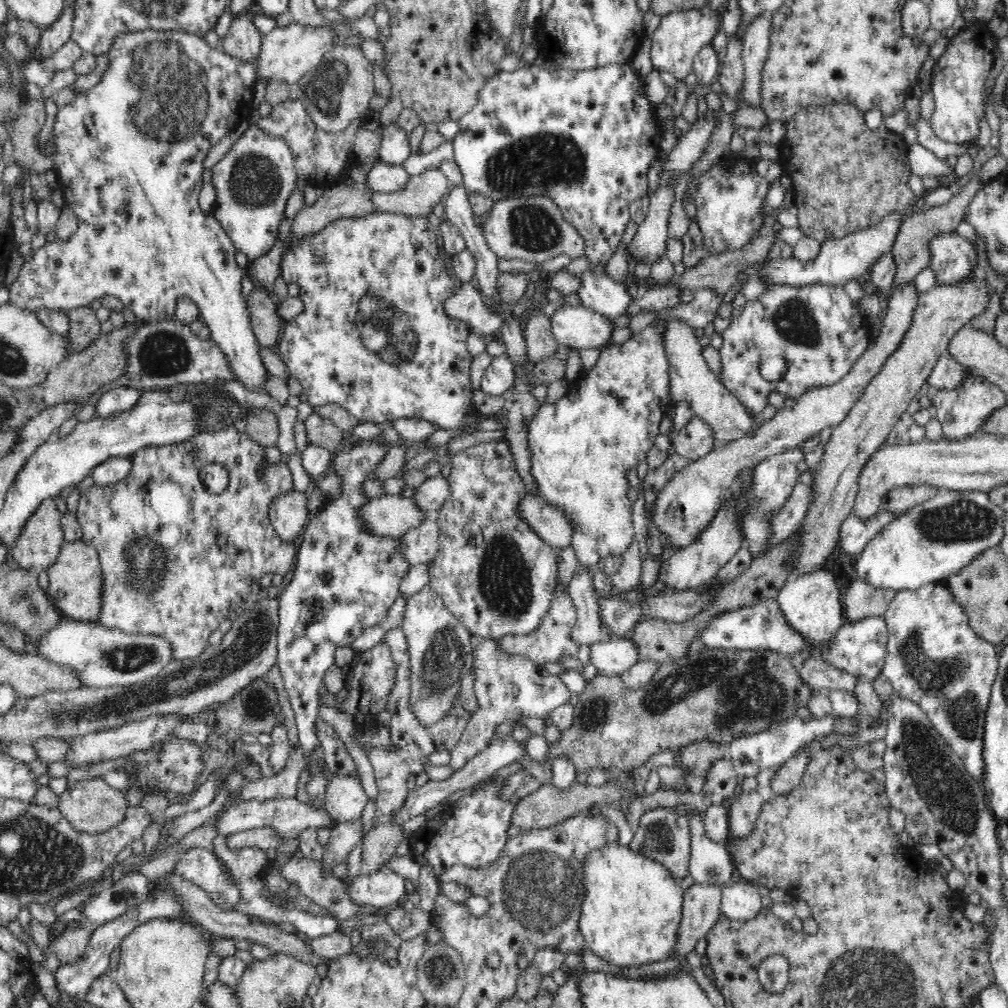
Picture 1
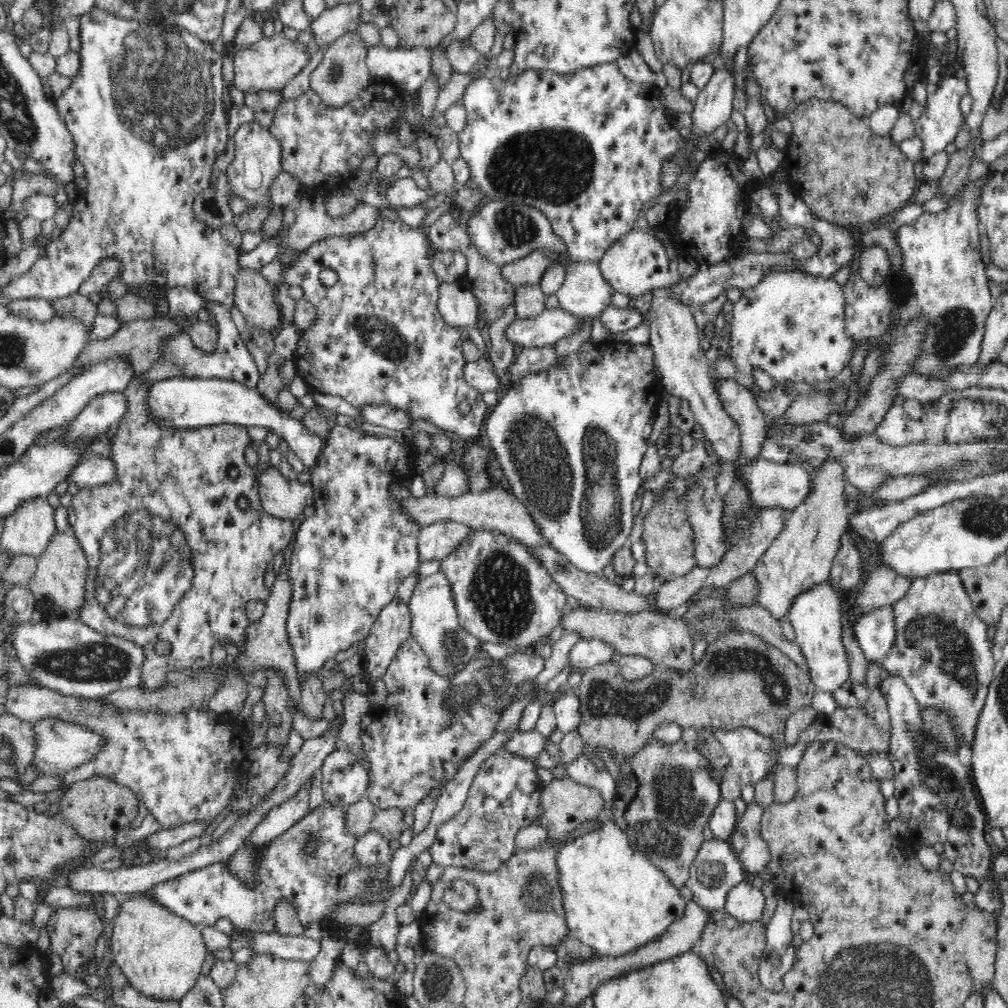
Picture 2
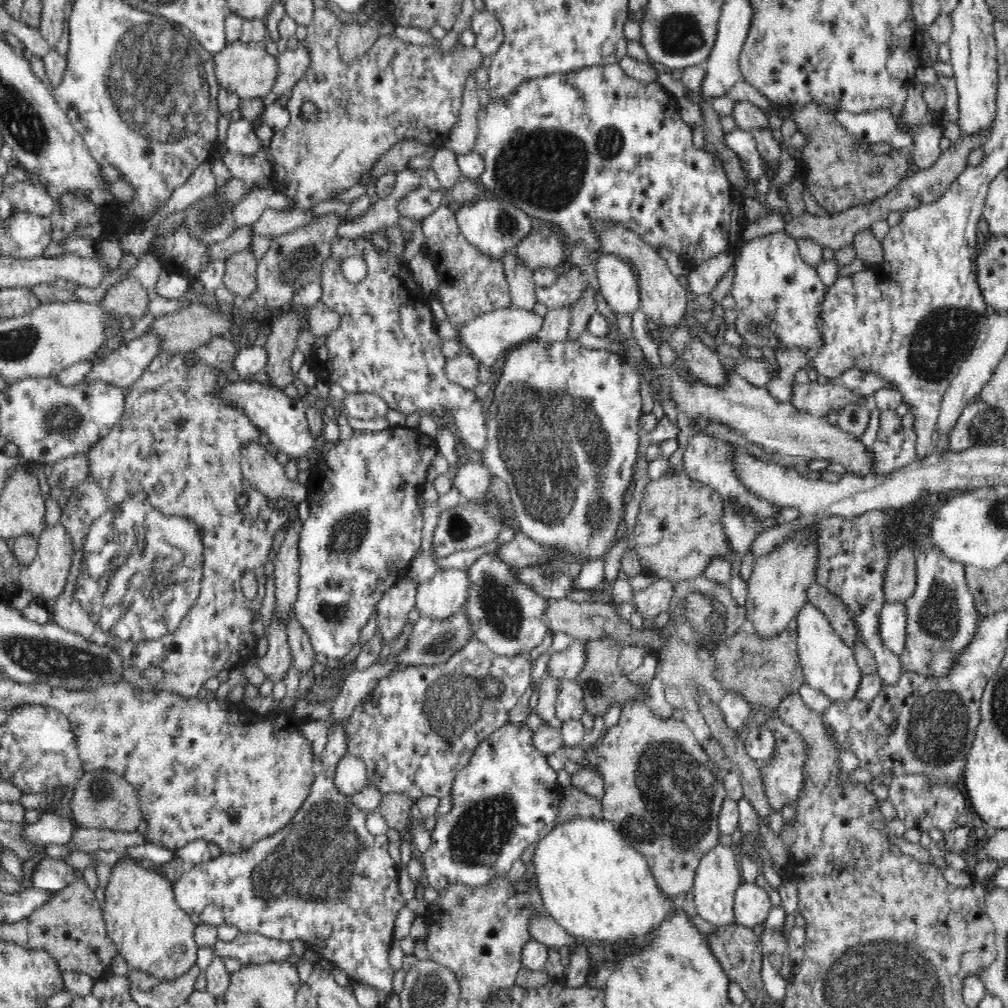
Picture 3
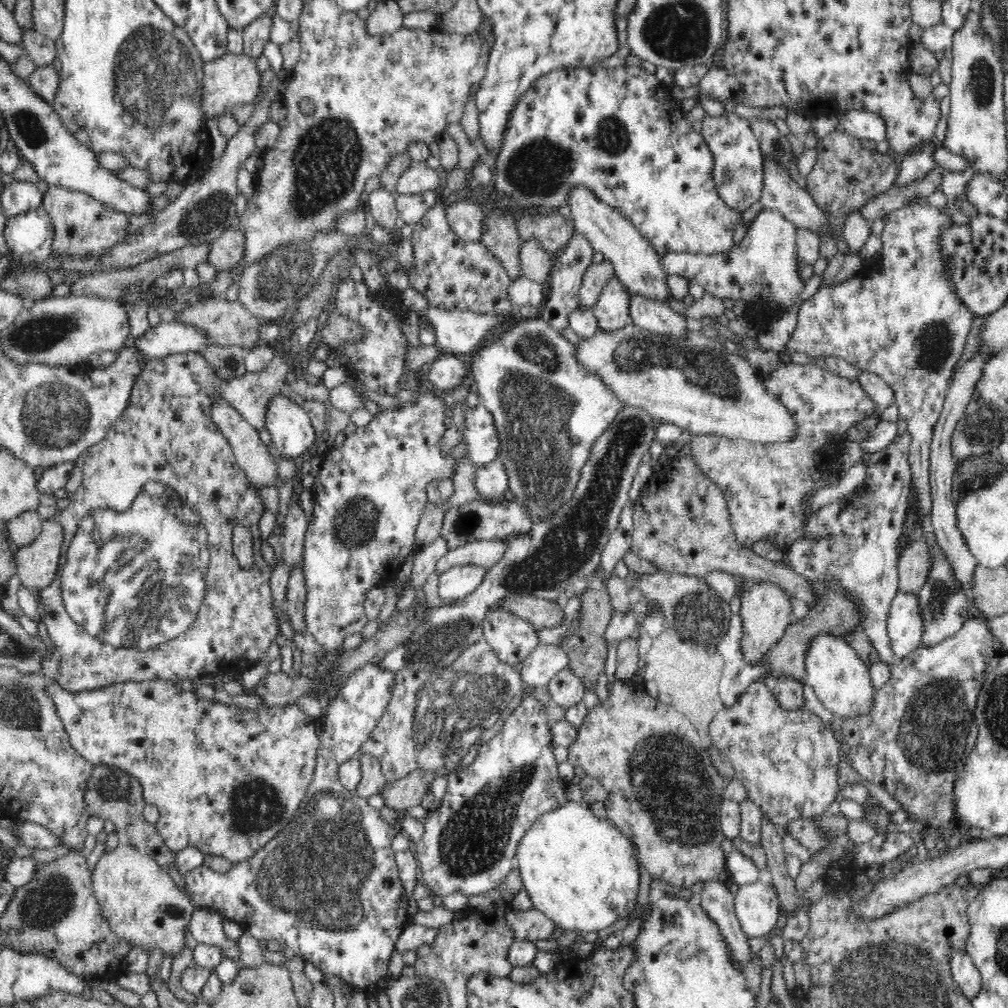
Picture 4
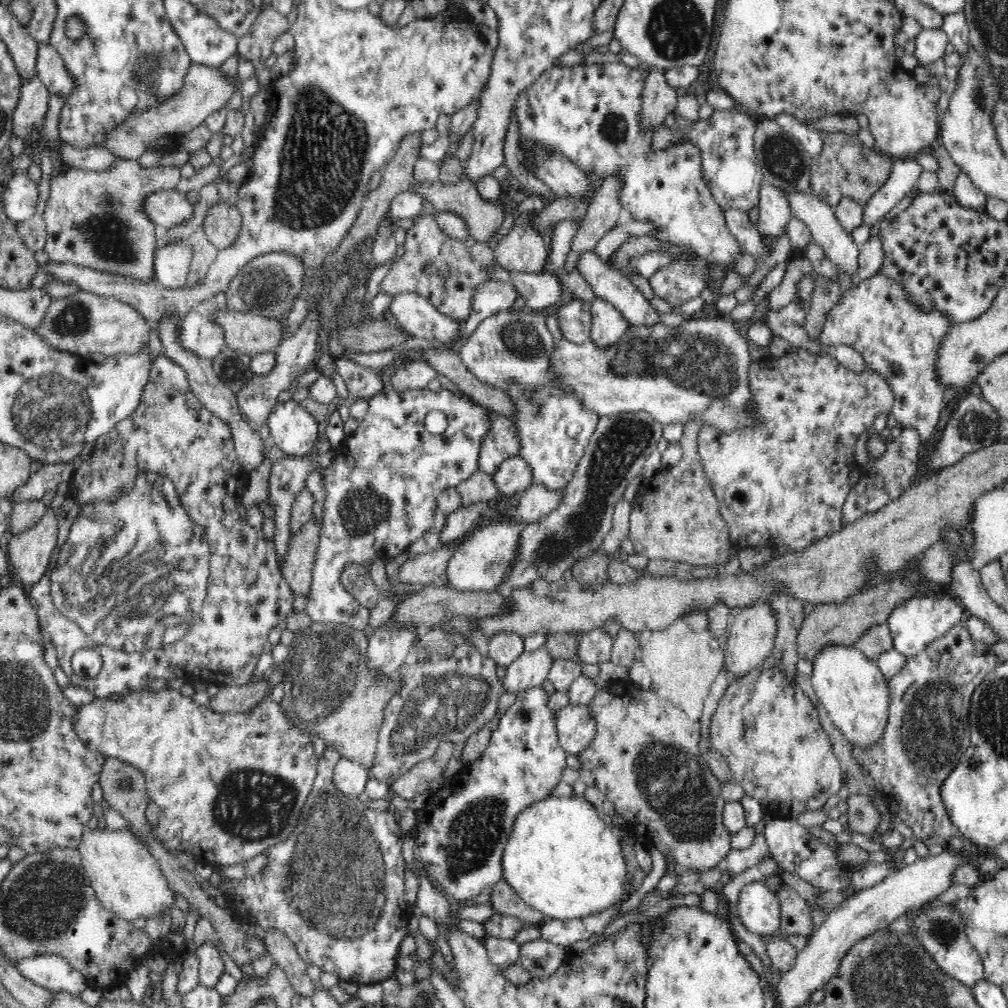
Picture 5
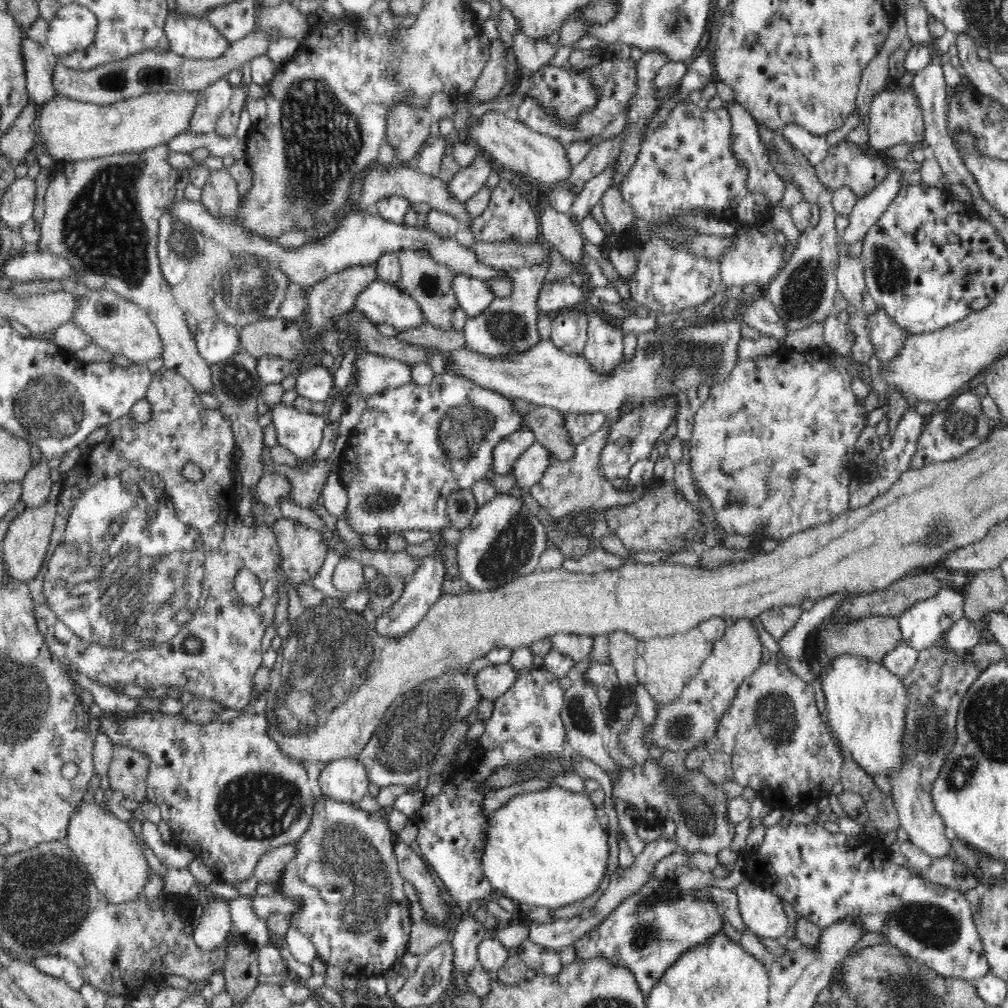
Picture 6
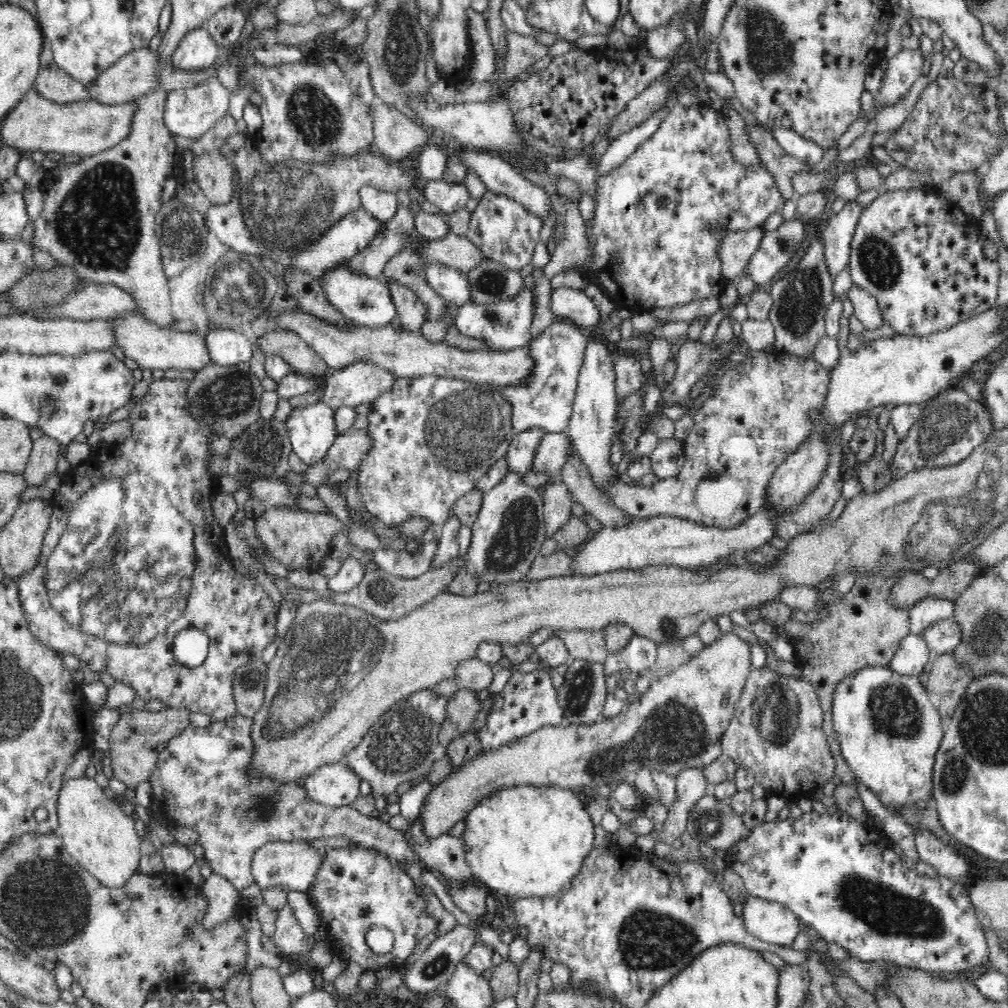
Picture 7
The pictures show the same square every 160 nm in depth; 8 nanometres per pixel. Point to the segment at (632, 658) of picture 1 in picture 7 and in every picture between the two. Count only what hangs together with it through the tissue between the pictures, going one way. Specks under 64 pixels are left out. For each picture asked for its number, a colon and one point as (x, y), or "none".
2: (587, 653)
3: (567, 664)
4: (539, 667)
5: (530, 669)
6: (492, 681)
7: (473, 674)

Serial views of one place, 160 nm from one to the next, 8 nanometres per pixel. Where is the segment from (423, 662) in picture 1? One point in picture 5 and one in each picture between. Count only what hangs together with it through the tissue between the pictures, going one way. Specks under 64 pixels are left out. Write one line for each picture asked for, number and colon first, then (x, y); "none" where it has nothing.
2: (435, 627)
3: (446, 592)
4: (457, 582)
5: (482, 563)

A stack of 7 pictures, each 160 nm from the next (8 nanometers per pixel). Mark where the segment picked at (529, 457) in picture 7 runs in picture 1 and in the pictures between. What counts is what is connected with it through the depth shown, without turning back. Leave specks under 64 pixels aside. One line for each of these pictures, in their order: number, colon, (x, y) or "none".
1: (372, 337)
2: (379, 338)
3: (387, 343)
4: (483, 440)
5: (502, 442)
6: (505, 455)

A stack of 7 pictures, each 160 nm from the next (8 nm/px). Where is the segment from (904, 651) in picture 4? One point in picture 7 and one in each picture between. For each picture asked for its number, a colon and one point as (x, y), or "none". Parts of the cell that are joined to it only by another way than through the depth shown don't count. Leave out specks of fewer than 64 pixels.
5: (915, 623)
6: (921, 625)
7: (927, 611)

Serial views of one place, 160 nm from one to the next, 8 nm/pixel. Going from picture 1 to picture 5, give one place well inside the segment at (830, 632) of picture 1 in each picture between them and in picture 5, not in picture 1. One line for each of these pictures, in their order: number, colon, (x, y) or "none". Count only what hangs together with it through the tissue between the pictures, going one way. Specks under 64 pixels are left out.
2: (815, 614)
3: (829, 665)
4: (842, 682)
5: (854, 691)

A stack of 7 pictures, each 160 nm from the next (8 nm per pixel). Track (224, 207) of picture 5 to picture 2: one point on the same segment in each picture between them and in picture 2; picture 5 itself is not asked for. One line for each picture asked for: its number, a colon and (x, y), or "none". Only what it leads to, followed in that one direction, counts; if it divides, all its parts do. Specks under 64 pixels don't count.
2: (253, 295)
3: (239, 278)
4: (225, 252)

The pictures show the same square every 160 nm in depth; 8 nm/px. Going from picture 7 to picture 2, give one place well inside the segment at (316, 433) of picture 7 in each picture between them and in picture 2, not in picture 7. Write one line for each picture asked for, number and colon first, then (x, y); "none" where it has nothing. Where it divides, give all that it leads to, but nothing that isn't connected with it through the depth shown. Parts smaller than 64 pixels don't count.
2: (183, 403)
3: (284, 420)
4: (291, 428)
5: (292, 429)
6: (301, 433)

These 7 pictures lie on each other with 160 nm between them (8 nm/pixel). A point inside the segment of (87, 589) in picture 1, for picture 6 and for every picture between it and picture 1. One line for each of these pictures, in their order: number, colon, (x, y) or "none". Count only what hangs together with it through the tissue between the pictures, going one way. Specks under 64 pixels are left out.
2: (60, 576)
3: (46, 575)
4: (37, 564)
5: (29, 551)
6: (24, 546)

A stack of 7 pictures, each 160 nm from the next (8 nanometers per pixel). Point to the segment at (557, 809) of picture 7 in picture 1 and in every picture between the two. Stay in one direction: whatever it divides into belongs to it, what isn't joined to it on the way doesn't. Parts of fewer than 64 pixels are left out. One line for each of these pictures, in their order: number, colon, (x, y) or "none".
1: (632, 907)
2: (615, 900)
3: (593, 883)
4: (580, 871)
5: (562, 859)
6: (546, 848)

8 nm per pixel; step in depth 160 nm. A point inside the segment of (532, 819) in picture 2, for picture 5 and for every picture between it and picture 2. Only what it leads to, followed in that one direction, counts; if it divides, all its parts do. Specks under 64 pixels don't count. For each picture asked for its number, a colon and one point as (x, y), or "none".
3: (506, 798)
4: (470, 841)
5: (461, 832)

